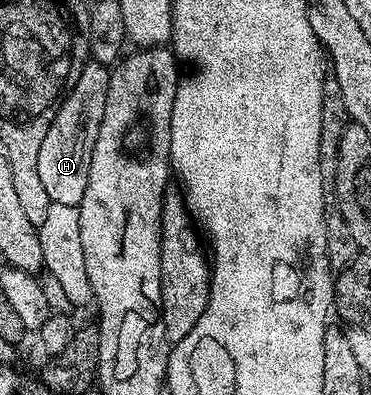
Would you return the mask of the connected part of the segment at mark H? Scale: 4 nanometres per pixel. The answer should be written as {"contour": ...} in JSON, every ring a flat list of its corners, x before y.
{"contour":[[94,60,88,61,76,73,75,83,63,95,63,103,55,114,45,140,37,147,37,176,49,192,51,203,78,206,85,196,85,184,89,184,89,164,93,160,93,148,97,144,97,132,105,116,105,100,109,96,111,70]]}

